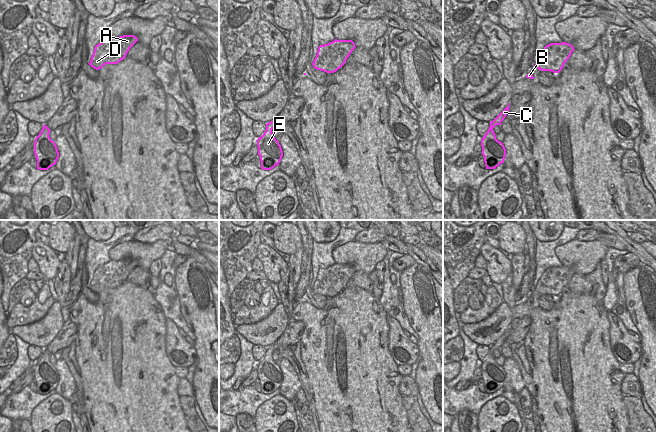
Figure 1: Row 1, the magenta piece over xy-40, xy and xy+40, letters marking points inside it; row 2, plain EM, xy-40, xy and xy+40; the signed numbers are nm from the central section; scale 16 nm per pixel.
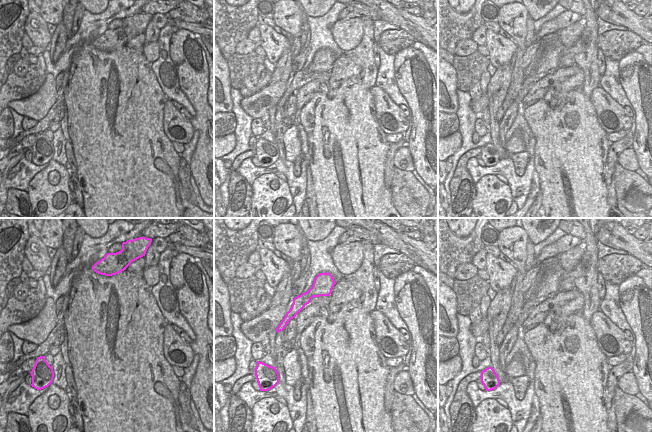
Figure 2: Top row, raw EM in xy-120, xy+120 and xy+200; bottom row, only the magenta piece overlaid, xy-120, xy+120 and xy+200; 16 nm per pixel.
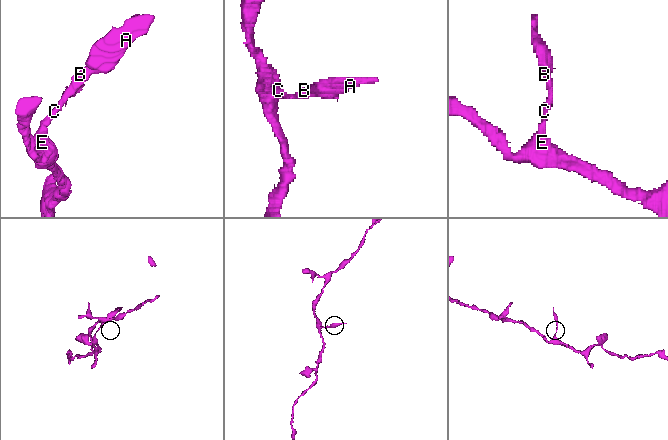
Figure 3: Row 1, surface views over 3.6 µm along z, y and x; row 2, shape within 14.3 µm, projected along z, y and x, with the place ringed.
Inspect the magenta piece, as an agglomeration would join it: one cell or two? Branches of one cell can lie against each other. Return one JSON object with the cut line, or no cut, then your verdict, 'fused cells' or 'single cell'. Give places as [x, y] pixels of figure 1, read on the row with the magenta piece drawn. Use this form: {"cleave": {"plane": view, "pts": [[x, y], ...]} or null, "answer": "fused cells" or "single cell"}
{"cleave": null, "answer": "single cell"}

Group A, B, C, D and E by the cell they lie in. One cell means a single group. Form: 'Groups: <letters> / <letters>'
Groups: A B C D E

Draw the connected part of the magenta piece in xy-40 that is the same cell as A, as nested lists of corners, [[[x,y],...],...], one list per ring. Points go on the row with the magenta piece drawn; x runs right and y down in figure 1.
[[[134,35],[110,36],[95,46],[88,64],[96,70],[106,64],[117,64],[126,57],[130,48],[137,41],[138,38]]]

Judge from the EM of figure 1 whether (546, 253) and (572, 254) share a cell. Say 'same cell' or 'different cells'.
different cells

